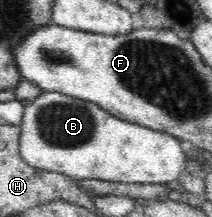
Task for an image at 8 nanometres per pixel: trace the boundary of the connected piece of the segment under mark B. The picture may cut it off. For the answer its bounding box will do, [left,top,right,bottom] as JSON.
[18,92,191,185]

